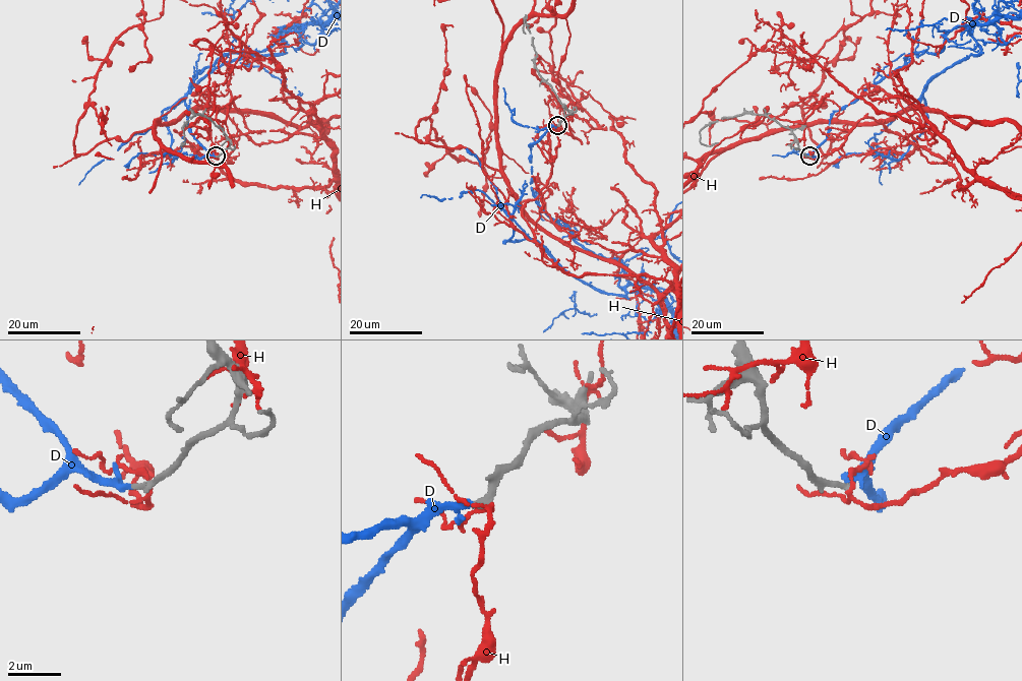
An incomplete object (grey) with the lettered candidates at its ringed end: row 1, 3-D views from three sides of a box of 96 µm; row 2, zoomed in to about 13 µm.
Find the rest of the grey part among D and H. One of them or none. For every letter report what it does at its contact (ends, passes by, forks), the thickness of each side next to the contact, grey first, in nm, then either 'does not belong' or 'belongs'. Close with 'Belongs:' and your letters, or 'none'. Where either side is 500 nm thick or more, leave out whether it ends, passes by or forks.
D: it passes by | 280/180 nm | belongs
H: it forks | 280/130 nm | does not belong
Belongs: D

